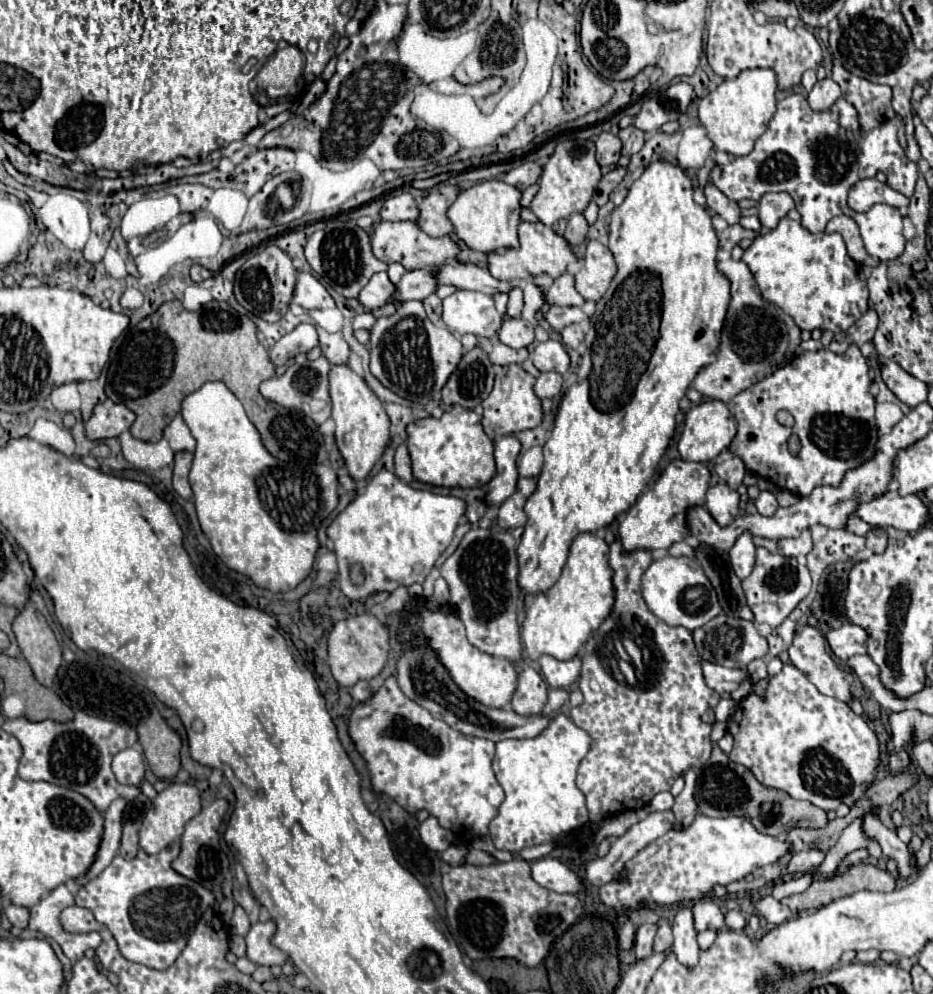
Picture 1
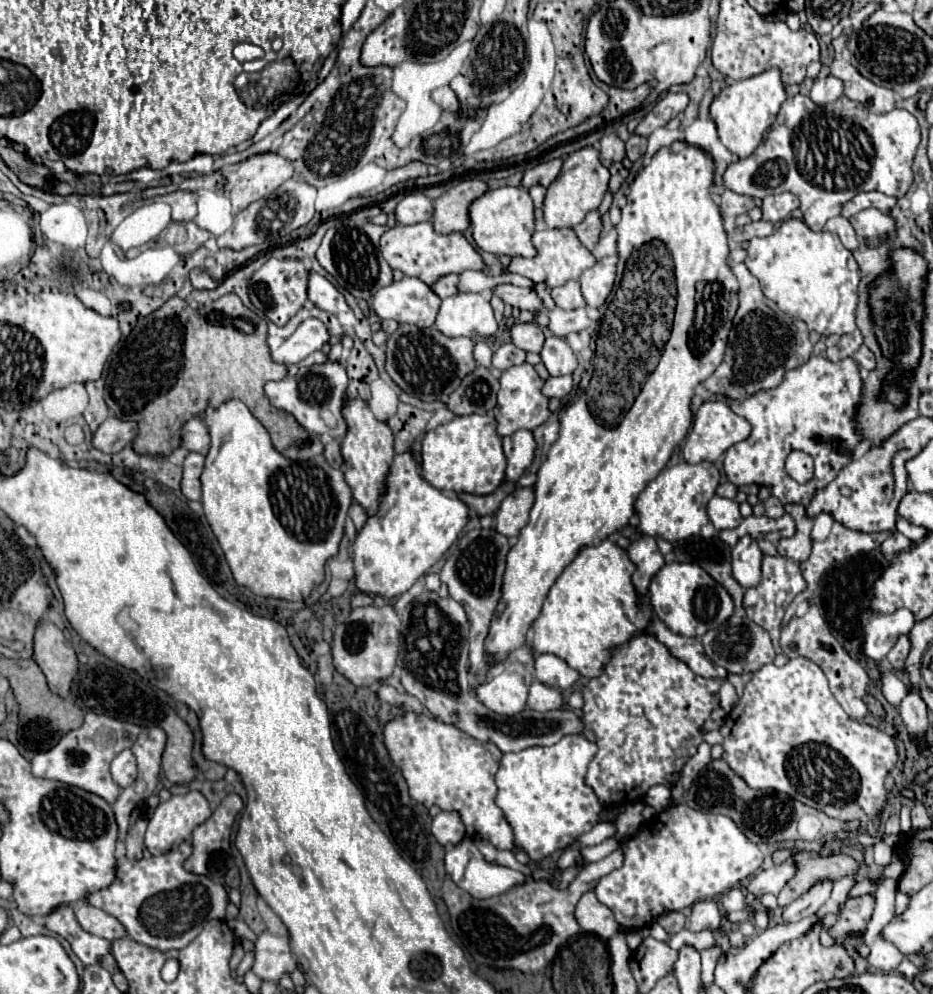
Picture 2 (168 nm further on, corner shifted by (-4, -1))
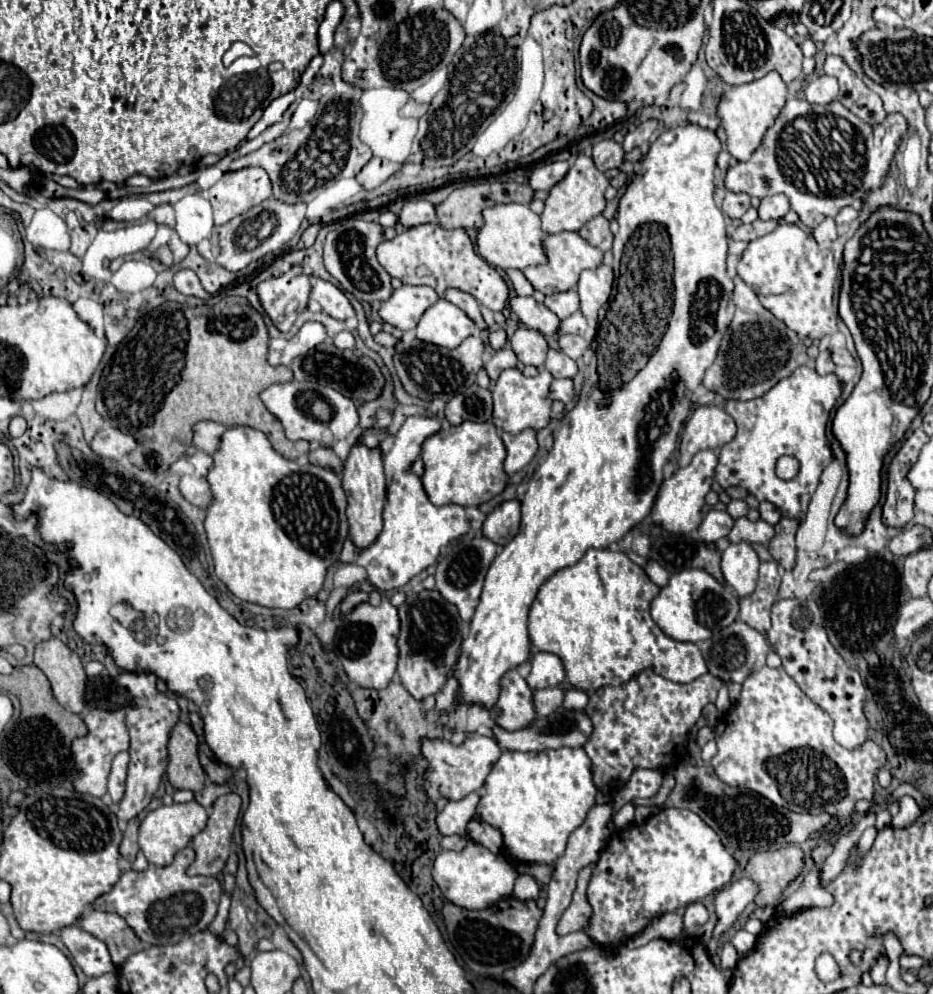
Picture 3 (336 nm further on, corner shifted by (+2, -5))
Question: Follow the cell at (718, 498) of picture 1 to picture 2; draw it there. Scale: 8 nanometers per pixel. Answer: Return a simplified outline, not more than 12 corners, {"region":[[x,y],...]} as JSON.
{"region":[[714,495],[708,517],[716,531],[734,529],[742,521],[738,503]]}

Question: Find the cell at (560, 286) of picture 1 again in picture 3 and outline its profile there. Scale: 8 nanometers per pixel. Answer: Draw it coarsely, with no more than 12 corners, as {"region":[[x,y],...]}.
{"region":[[574,289],[546,295],[544,305],[560,319],[578,311]]}

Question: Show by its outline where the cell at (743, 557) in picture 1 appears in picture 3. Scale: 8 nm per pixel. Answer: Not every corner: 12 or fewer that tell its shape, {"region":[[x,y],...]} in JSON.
{"region":[[730,543],[722,573],[740,597],[756,589],[760,559],[750,543]]}

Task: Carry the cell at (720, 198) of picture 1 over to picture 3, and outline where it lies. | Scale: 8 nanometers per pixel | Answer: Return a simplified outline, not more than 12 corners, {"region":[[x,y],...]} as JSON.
{"region":[[726,193],[722,213],[740,219],[750,207],[744,193]]}

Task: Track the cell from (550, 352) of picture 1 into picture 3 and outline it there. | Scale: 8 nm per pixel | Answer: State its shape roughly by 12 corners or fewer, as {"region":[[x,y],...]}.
{"region":[[548,349],[544,367],[552,377],[574,377],[576,361]]}

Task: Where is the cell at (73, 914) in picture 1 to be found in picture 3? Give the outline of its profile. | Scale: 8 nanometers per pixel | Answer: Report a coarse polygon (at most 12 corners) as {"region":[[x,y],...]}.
{"region":[[98,909],[80,917],[78,927],[108,945],[116,967],[142,941],[116,913]]}

